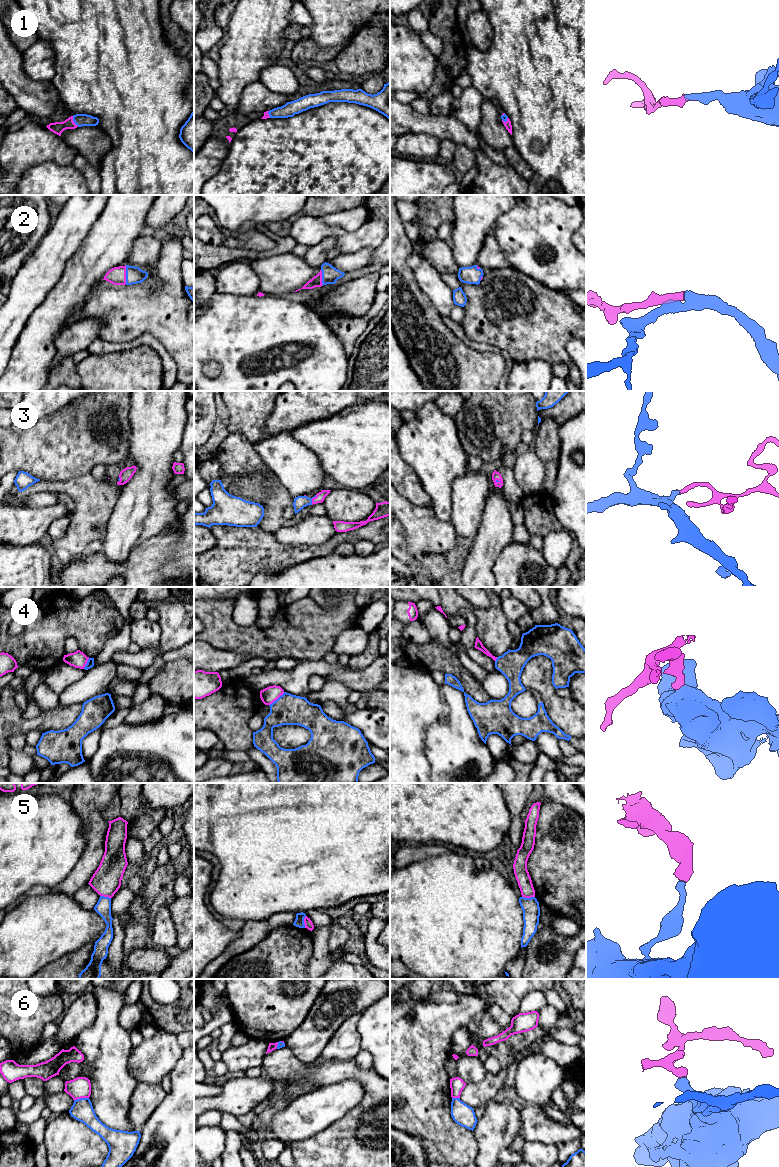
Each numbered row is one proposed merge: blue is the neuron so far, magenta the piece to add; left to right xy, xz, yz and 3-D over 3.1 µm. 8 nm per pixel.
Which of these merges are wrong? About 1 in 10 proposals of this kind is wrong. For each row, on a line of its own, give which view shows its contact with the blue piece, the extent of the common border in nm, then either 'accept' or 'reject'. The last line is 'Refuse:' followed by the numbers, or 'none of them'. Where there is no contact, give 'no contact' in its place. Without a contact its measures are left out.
1: contact in xy; length 100 nm; accept
2: contact in xy; length 150 nm; accept
3: contact in xz; length 90 nm; accept
4: contact in xz; length 170 nm; reject
5: contact in yz; length 100 nm; reject
6: contact in xy; length 120 nm; reject
Refuse: 4, 5, 6

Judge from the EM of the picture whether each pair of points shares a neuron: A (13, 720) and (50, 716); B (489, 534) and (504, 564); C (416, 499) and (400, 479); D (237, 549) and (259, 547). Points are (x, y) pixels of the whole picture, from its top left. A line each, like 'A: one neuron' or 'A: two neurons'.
A: one neuron
B: two neurons
C: one neuron
D: one neuron

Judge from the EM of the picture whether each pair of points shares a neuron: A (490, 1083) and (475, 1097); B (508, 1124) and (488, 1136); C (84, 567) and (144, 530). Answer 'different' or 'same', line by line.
A: same
B: same
C: different

